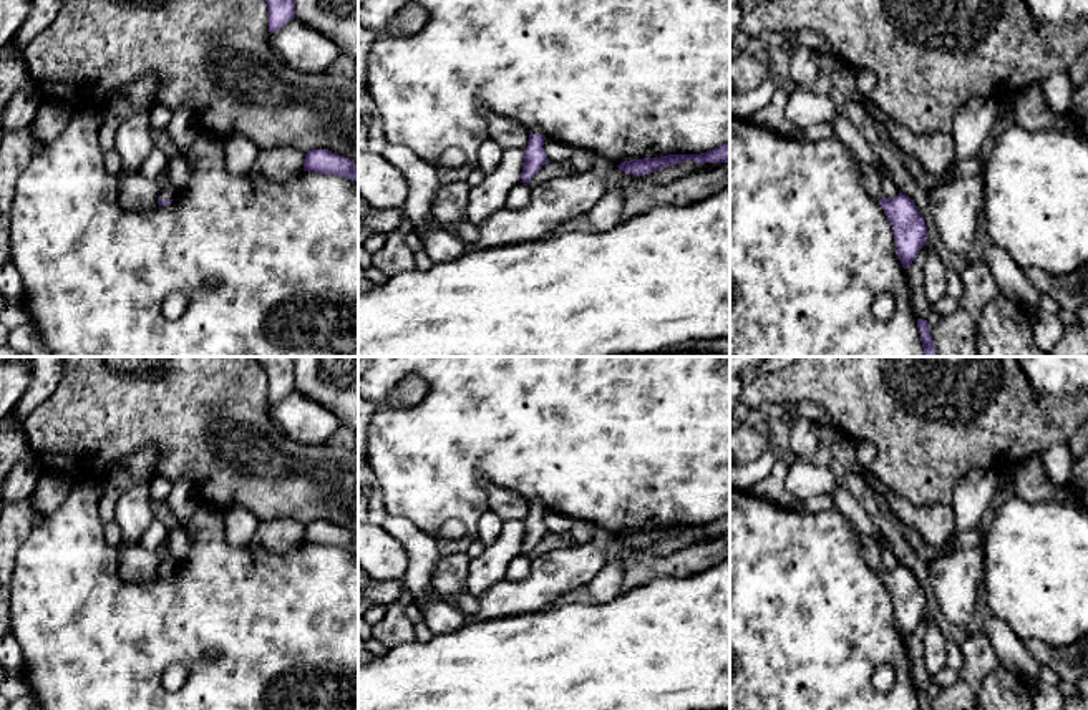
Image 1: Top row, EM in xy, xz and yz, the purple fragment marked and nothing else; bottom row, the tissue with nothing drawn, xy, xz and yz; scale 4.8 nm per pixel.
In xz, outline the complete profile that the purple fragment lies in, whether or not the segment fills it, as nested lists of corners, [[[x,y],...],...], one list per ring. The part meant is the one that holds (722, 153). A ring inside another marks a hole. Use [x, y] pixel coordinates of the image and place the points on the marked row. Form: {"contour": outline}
{"contour": [[[730,143],[721,144],[712,151],[700,153],[700,154],[668,154],[668,156],[660,156],[660,158],[630,159],[630,161],[620,163],[617,168],[627,174],[644,176],[672,164],[685,163],[688,159],[693,159],[695,163],[700,163],[700,164],[730,163]]]}

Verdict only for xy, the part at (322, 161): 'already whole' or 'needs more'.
already whole

